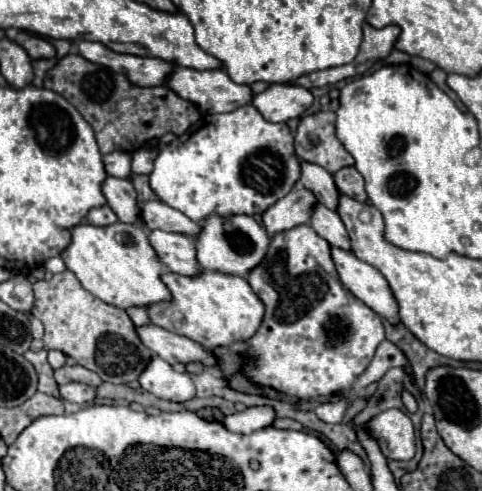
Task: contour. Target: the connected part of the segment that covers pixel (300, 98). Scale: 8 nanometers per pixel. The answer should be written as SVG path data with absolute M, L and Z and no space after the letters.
M269 85L263 93L253 97L253 105L271 123L287 123L289 119L301 117L313 103L309 89L293 85Z

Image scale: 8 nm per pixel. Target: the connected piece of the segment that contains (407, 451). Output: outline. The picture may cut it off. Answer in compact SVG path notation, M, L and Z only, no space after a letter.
M387 409L375 415L365 427L379 441L387 459L409 461L415 455L415 427L407 413L401 409Z

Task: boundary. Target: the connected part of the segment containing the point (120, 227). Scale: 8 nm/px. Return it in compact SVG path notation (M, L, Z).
M117 221L107 227L79 223L69 231L71 243L61 253L61 259L65 261L65 267L75 273L83 289L87 289L97 299L119 309L127 309L131 305L147 307L151 303L171 299L169 289L159 279L163 273L163 265L159 263L155 251L147 241L147 229Z

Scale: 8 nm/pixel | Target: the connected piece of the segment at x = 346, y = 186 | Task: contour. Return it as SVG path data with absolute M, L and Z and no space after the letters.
M347 167L347 169L341 169L339 173L335 173L335 185L341 193L345 193L357 201L367 201L363 177L355 167Z

